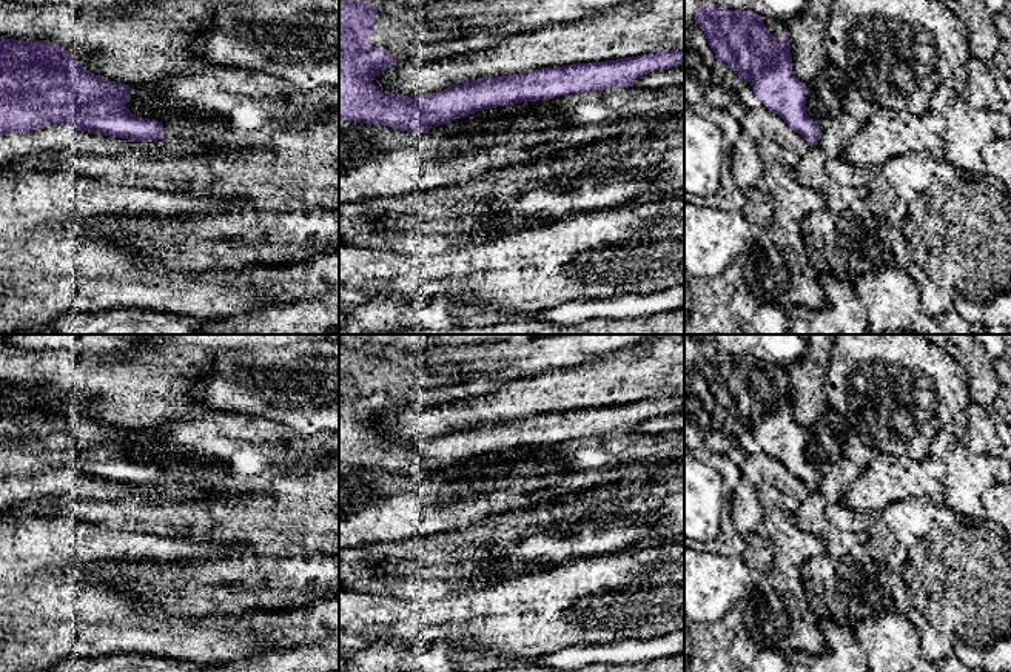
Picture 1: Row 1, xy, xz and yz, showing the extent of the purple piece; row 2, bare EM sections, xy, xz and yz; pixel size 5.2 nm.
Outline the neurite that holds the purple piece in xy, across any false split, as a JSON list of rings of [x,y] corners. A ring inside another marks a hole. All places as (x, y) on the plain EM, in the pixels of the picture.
[[[0,382],[0,481],[12,476],[35,476],[49,469],[63,469],[80,476],[129,487],[162,484],[163,470],[133,459],[126,453],[129,445],[129,430],[106,425],[85,415],[65,391],[48,385],[20,387]]]

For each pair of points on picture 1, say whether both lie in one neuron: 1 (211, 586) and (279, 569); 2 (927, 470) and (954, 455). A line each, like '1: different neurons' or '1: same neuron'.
1: same neuron
2: different neurons

